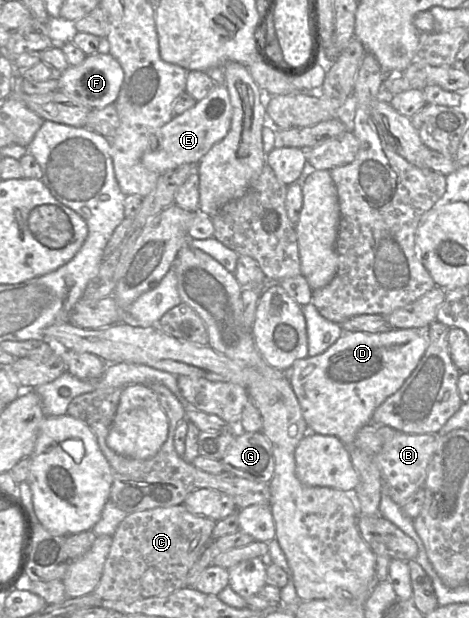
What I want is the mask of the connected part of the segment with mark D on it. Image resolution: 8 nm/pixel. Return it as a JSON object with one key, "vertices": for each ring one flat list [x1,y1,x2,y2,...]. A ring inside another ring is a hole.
{"vertices":[[400,328,380,333,344,332,326,351,297,360,288,370,290,384,307,426,316,434,337,437,350,453,359,476,353,493,359,515,380,515,382,479,375,463,375,454,368,454,355,445,356,434,360,428,372,422,376,408,401,388,427,347,427,336,420,329]]}

